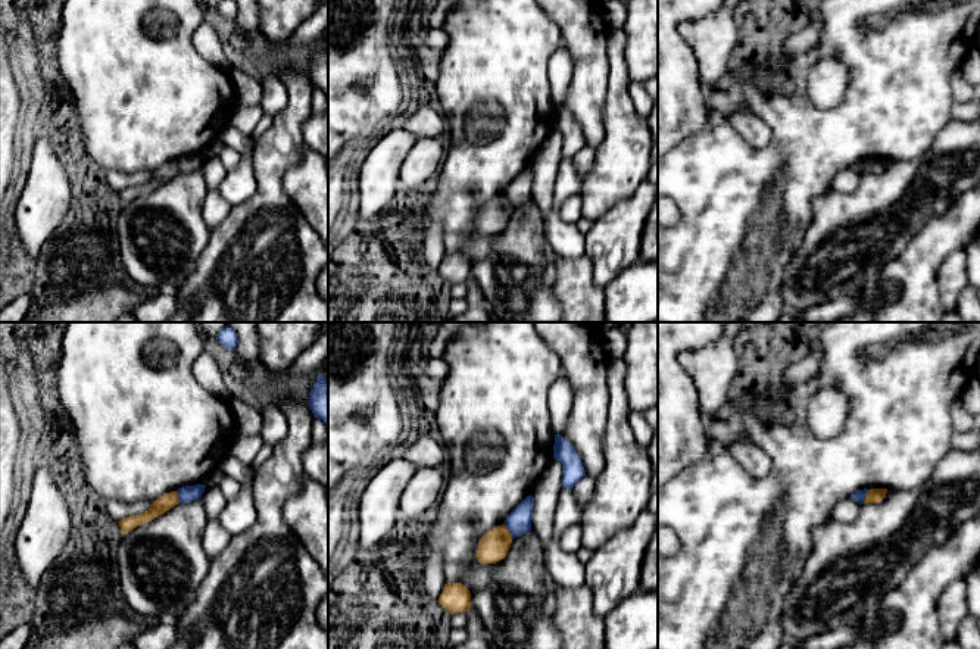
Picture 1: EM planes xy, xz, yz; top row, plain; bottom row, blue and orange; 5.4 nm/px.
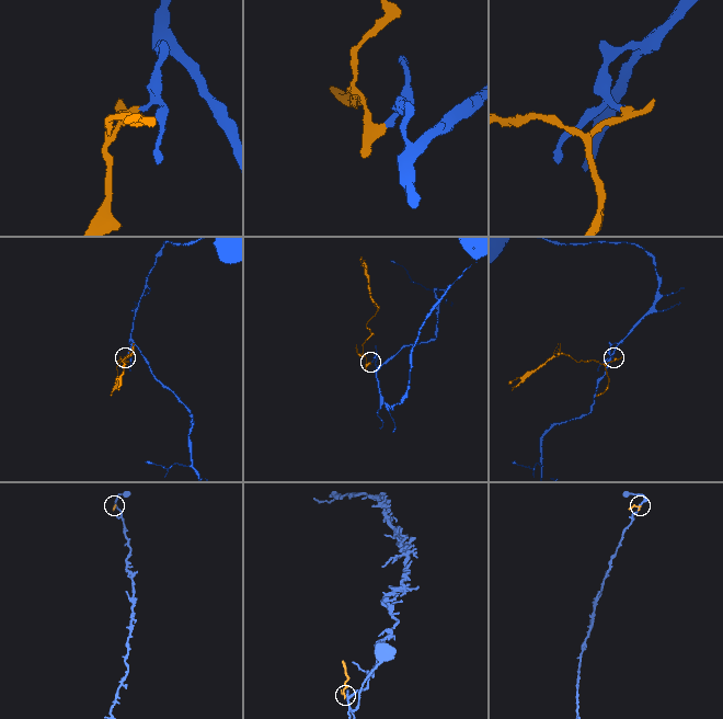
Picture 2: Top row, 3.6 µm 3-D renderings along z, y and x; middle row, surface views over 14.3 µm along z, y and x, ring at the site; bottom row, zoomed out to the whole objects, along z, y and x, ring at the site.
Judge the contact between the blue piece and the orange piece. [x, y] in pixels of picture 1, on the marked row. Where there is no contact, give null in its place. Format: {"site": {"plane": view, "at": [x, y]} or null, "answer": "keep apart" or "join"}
{"site": {"plane": "xz", "at": [509, 532]}, "answer": "keep apart"}

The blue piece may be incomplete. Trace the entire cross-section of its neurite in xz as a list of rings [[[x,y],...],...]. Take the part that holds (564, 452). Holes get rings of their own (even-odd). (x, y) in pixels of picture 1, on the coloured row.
[[[555,434],[553,459],[559,461],[564,468],[562,487],[572,489],[586,475],[580,456],[561,434]]]

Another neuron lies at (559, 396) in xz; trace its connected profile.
[[[561,378],[549,387],[547,406],[552,430],[555,434],[561,434],[572,409],[572,387],[568,381]]]

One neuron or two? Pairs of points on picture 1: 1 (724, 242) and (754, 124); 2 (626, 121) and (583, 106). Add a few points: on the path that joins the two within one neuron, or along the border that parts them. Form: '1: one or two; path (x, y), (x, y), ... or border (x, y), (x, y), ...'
1: two; border (724, 119), (752, 146), (762, 146), (771, 137)
2: two; border (608, 78), (602, 112), (604, 139), (596, 146)

